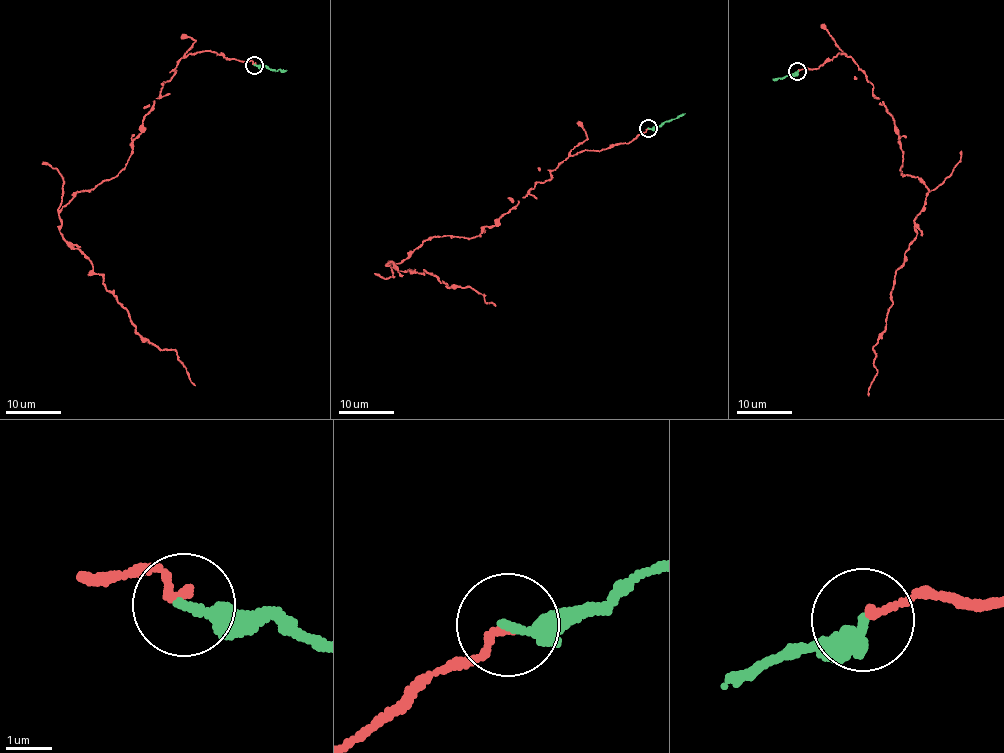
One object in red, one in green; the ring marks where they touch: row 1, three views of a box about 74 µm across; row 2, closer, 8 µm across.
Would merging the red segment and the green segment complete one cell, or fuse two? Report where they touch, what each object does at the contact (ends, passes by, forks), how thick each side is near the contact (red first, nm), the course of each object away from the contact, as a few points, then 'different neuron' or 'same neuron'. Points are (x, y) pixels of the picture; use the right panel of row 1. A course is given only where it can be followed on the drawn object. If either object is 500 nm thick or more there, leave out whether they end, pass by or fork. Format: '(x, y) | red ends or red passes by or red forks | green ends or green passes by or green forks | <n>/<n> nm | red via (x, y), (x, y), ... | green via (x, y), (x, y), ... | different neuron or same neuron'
(797, 71) | red ends | green ends | 180/280 nm | red via (799, 71), (840, 52), (852, 57), (894, 120), (899, 170), (929, 192), (895, 271), (868, 395) | green via (797, 71), (773, 79) | same neuron

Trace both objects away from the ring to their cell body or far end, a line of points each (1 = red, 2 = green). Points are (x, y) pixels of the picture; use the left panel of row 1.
1: (254, 64), (211, 51), (181, 58), (127, 163), (59, 213), (65, 241), (194, 385)
2: (255, 65), (286, 70)

